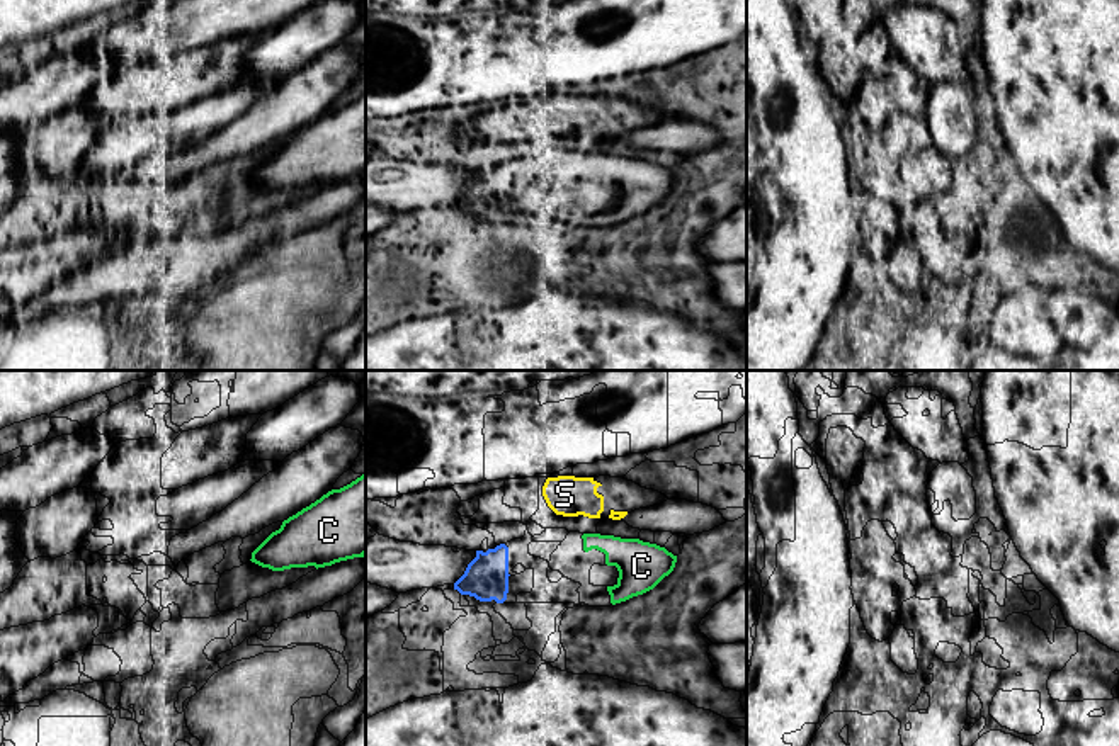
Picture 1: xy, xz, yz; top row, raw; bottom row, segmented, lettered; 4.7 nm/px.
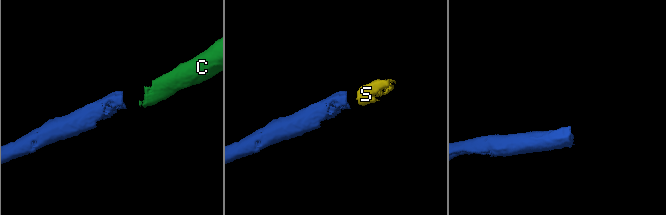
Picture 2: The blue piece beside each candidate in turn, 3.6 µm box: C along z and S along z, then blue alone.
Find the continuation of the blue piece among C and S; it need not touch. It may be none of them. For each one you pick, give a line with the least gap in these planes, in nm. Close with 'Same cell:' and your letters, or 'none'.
C: Distance 360 nm
Same cell: C

